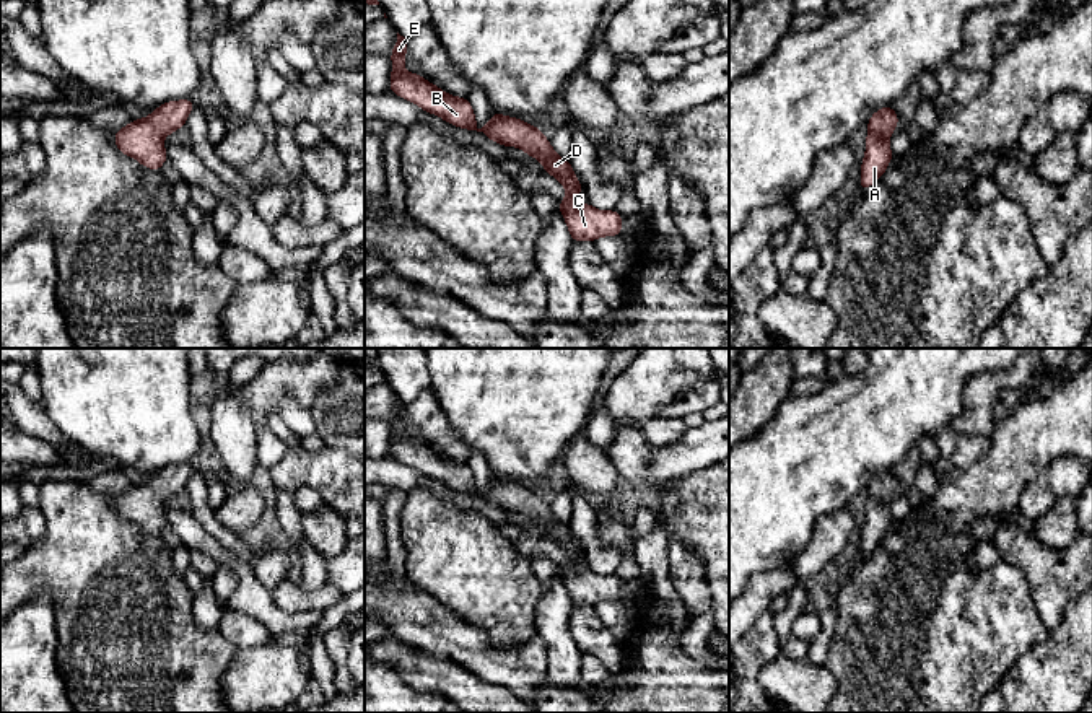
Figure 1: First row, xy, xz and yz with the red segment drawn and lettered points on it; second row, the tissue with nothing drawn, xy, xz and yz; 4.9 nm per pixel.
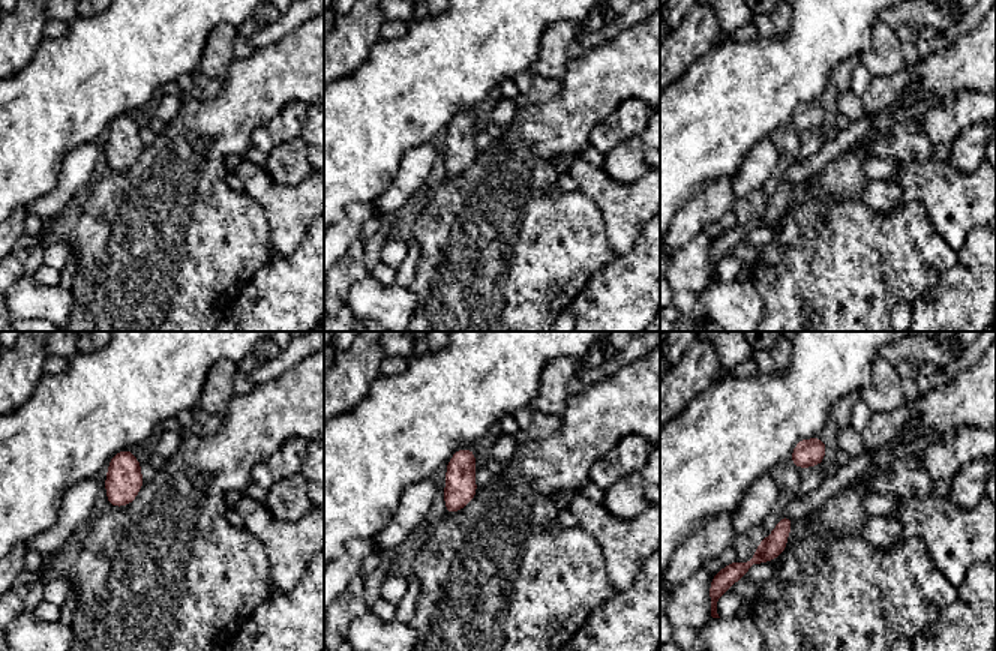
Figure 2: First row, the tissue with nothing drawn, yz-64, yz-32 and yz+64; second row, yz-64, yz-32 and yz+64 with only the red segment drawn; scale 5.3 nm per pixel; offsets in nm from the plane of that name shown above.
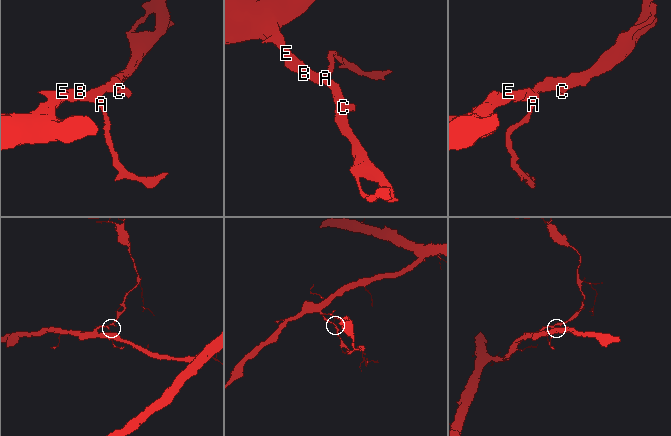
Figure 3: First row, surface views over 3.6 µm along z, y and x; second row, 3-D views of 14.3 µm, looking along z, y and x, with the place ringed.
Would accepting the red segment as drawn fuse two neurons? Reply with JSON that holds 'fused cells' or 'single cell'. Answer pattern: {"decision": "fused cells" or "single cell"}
{"decision": "single cell"}

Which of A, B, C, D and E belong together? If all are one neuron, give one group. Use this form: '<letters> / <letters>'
A B C D E

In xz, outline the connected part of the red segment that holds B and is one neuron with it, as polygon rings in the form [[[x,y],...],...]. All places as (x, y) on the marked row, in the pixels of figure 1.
[[[397,33],[397,42],[389,54],[392,60],[389,91],[439,116],[451,125],[482,132],[503,147],[519,147],[526,155],[537,158],[545,173],[557,177],[566,189],[566,197],[558,202],[558,208],[568,225],[571,243],[622,234],[622,215],[617,210],[602,212],[591,203],[576,200],[583,184],[576,179],[570,161],[555,153],[540,127],[531,127],[526,120],[493,112],[488,124],[478,129],[469,99],[444,93],[418,73],[407,73],[404,70],[405,54],[407,39]]]

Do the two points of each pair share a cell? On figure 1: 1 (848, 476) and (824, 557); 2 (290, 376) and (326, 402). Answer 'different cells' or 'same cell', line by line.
1: different cells
2: different cells

